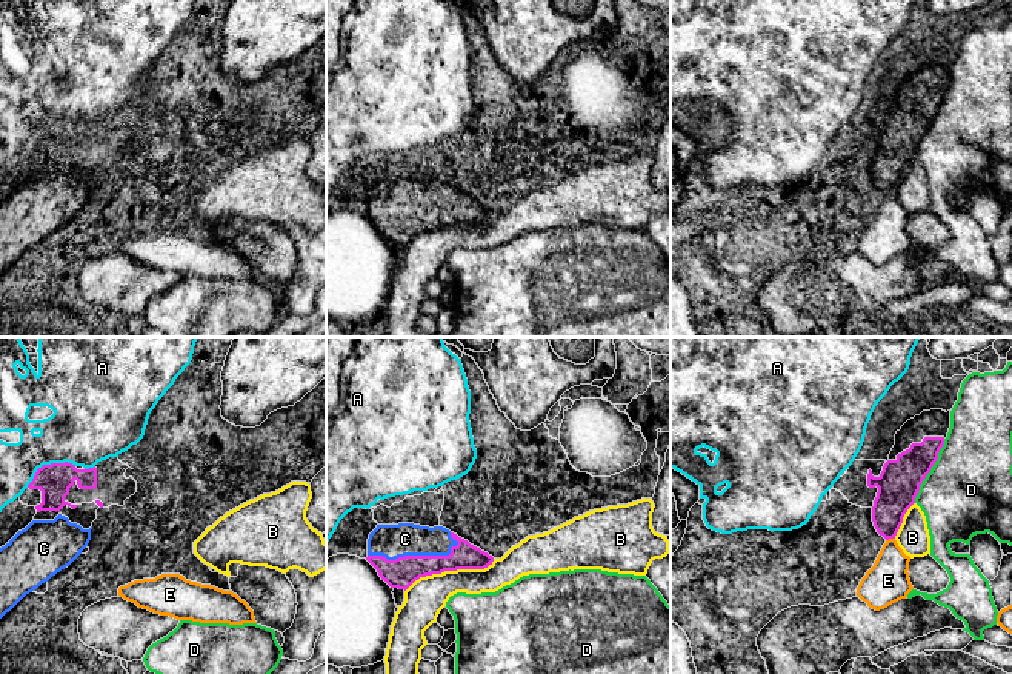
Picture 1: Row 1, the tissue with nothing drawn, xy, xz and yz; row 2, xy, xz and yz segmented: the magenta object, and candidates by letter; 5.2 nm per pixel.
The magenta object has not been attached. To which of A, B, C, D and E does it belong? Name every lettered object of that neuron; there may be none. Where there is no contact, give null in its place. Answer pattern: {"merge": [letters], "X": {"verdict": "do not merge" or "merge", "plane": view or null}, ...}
{"merge": ["C"], "A": {"verdict": "do not merge", "plane": "xy"}, "B": {"verdict": "do not merge", "plane": "xz"}, "C": {"verdict": "merge", "plane": "xz"}, "D": {"verdict": "do not merge", "plane": "yz"}, "E": {"verdict": "do not merge", "plane": "yz"}}

